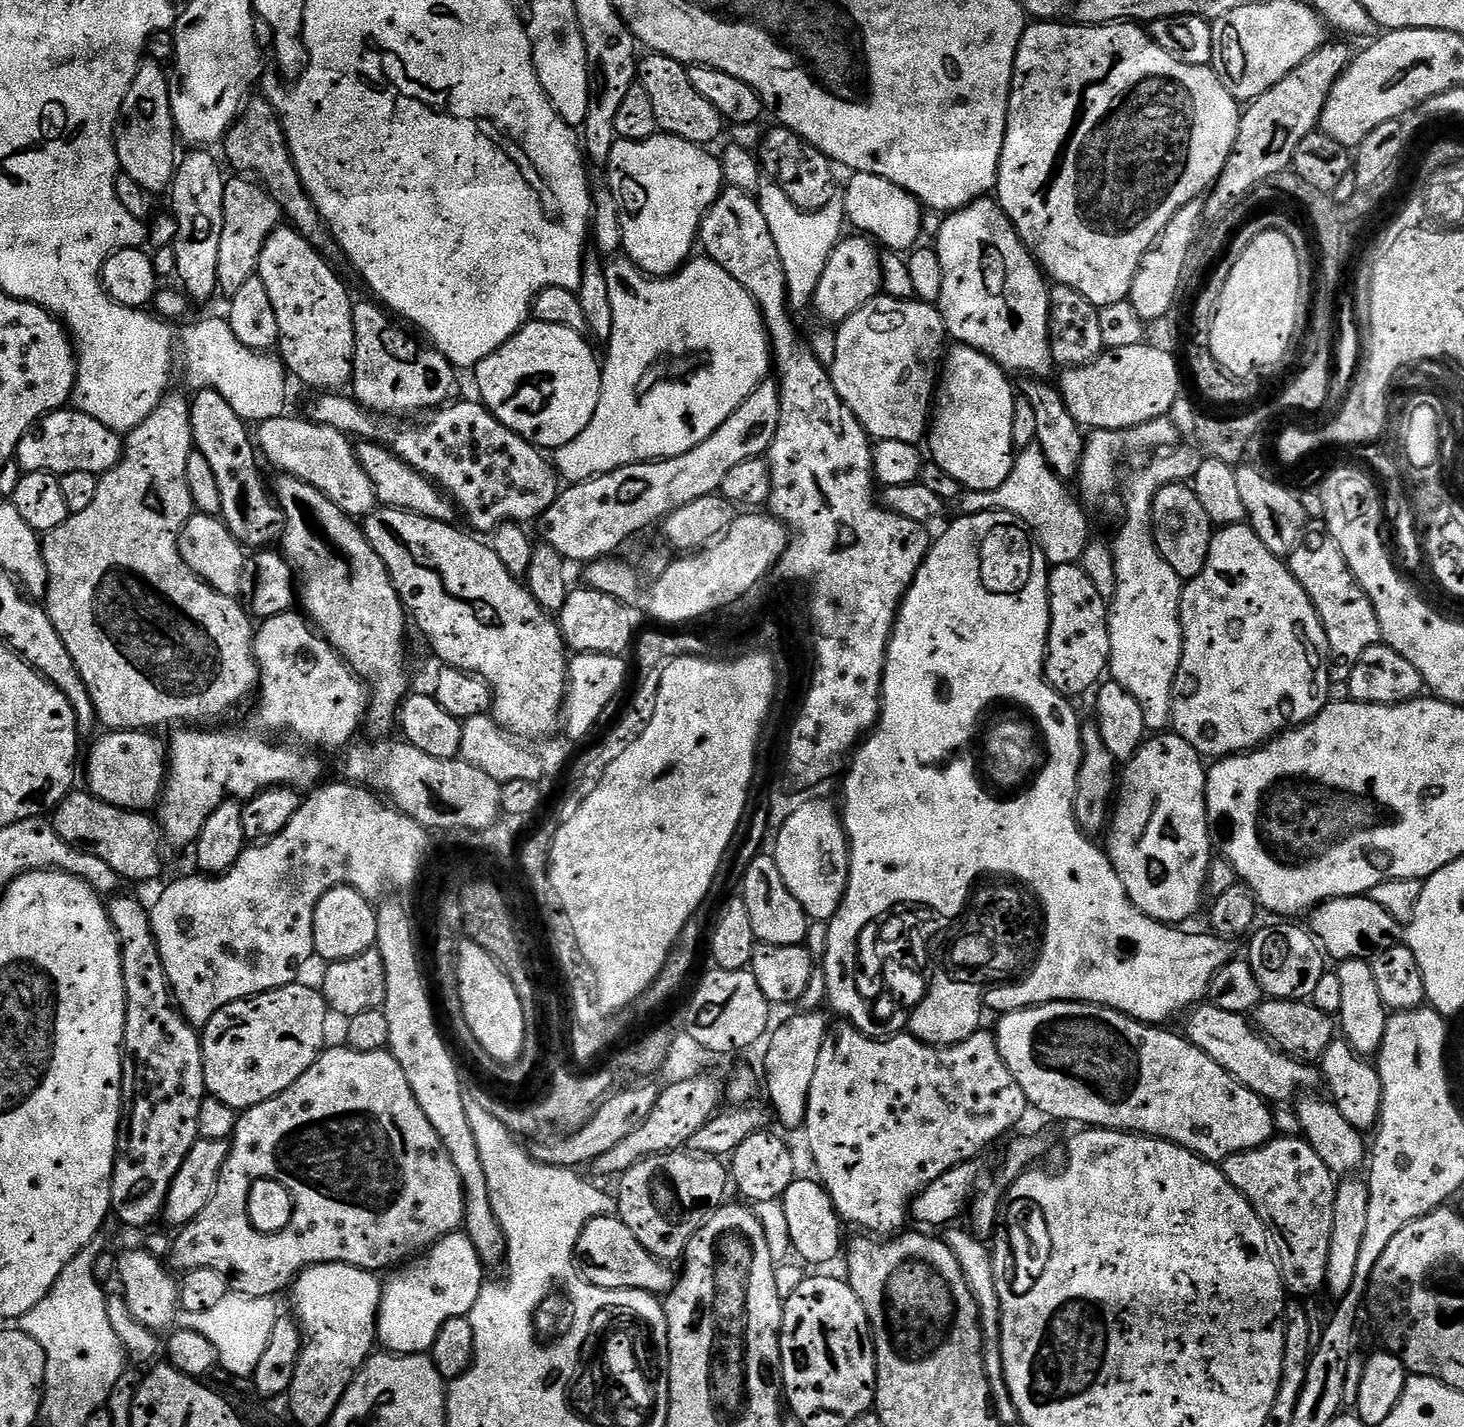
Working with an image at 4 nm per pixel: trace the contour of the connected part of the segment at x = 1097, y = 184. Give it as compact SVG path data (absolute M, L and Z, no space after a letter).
M1075 22L1059 24L1029 23L1020 39L1014 58L1012 89L1008 95L1008 129L1004 135L994 196L1000 209L1012 219L1016 232L1028 251L1042 265L1043 271L1055 283L1078 290L1078 294L1090 298L1090 302L1101 309L1128 299L1134 274L1142 258L1152 249L1152 243L1158 238L1158 234L1166 230L1170 218L1174 218L1174 214L1178 214L1178 210L1182 210L1186 202L1201 199L1215 184L1234 150L1242 108L1232 97L1230 90L1226 90L1215 67L1207 64L1190 65L1180 60L1174 53L1163 49L1145 29L1143 32L1139 23L1095 26L1081 26Z

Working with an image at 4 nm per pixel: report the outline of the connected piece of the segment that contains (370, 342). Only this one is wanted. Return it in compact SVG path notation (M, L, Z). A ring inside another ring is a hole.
M356 302L352 305L354 354L352 355L350 392L356 403L377 414L420 414L425 410L435 410L447 405L450 400L448 395L451 394L452 387L456 384L457 369L453 368L452 363L438 349L427 343L424 343L425 345L419 344L407 332L407 330L409 331L407 327L400 328L401 321L389 315L379 303L371 303L360 304L360 302Z

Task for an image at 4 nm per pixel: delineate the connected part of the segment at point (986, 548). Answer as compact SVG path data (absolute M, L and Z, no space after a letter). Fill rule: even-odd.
M972 512L968 516L960 516L940 537L935 537L934 543L928 549L928 557L924 559L922 567L916 571L912 585L904 596L904 603L896 617L896 625L892 628L892 640L888 644L888 657L884 663L884 684L880 687L880 719L867 737L860 741L858 747L851 753L850 763L844 776L844 789L838 799L840 819L844 821L844 833L848 835L848 853L850 854L850 870L848 871L848 885L840 908L827 921L828 933L826 946L822 957L822 971L826 978L827 1007L837 1012L841 1021L853 1024L860 1032L868 1034L872 1029L872 1016L868 1013L869 1001L864 1000L860 993L858 978L852 971L852 948L856 940L856 932L876 916L876 912L884 912L893 902L930 902L934 910L952 910L954 906L962 906L966 894L966 886L970 879L979 873L987 871L990 874L999 872L1016 872L1016 876L1024 876L1028 884L1036 887L1040 897L1044 900L1044 908L1048 908L1048 948L1040 948L1042 961L1031 979L1018 983L1018 986L1002 986L990 990L984 996L984 1007L989 1013L1003 1014L1017 1012L1019 1008L1034 1008L1037 1004L1053 1004L1059 1000L1079 1000L1082 1004L1101 1004L1103 1008L1113 1008L1115 1012L1126 1014L1143 1024L1164 1026L1176 1015L1187 1013L1207 997L1208 987L1212 976L1222 970L1229 960L1233 959L1233 945L1227 940L1220 939L1215 934L1203 936L1200 932L1180 932L1179 927L1162 924L1159 920L1150 918L1142 910L1134 906L1134 902L1126 894L1126 886L1122 886L1122 878L1114 870L1108 860L1107 851L1096 844L1091 844L1089 837L1076 825L1076 815L1072 805L1074 795L1073 781L1082 766L1082 738L1080 730L1082 720L1076 717L1071 708L1069 697L1061 696L1048 684L1044 676L1044 657L1048 655L1048 627L1050 626L1050 610L1048 609L1048 573L1050 565L1040 549L1040 542L1033 536L1031 530L1018 518L1009 512ZM992 696L1016 696L1016 700L1024 700L1024 704L1032 704L1032 712L1044 720L1044 728L1048 728L1048 740L1052 740L1052 764L1048 764L1048 772L1044 772L1046 779L1036 784L1036 792L1032 796L1019 802L990 802L989 796L980 796L980 788L976 788L976 780L972 780L972 764L964 760L964 740L968 740L968 728L972 728L972 720L976 720L976 712L980 712L983 704L988 704Z

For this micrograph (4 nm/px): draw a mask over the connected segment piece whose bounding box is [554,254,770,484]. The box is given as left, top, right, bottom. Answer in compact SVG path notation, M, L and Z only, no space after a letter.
M700 254L689 259L679 272L657 279L653 283L656 284L652 288L652 304L656 307L656 324L660 328L668 328L668 348L655 348L654 345L648 344L648 339L652 336L651 330L648 329L649 277L627 258L613 259L605 267L604 273L606 274L606 286L610 286L610 306L614 306L614 330L610 341L612 349L608 352L609 360L605 359L602 364L598 410L594 410L594 418L590 418L590 426L586 426L586 430L582 430L582 434L578 434L574 442L555 449L554 452L554 467L559 479L568 484L580 484L583 480L593 480L604 472L613 472L627 464L646 464L654 460L669 460L678 454L686 454L694 450L698 442L706 442L706 438L710 438L710 434L714 434L714 430L718 430L722 422L726 422L726 418L730 418L730 414L734 414L734 410L738 410L738 406L742 406L742 402L750 398L752 391L770 376L770 341L768 331L764 329L764 319L756 304L756 299L737 280L730 278L730 274L726 274L726 270L722 270L718 262Z

